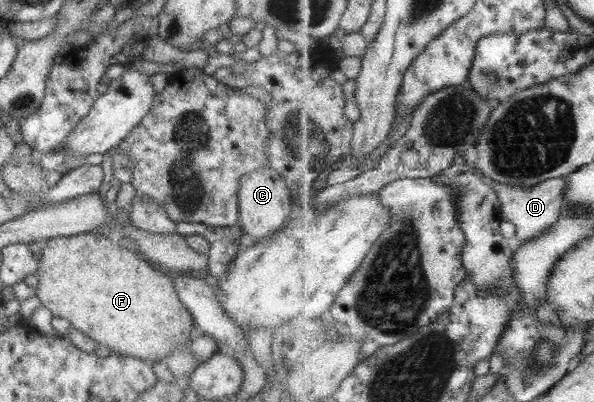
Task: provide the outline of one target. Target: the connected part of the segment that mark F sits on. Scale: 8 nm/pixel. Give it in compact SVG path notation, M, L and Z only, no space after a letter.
M97 231L51 237L44 242L35 271L38 279L35 296L53 316L67 319L72 328L79 329L98 346L106 345L114 354L129 355L151 366L154 361L163 361L174 348L193 339L192 316L180 303L170 273L138 257L126 243L113 242Z

